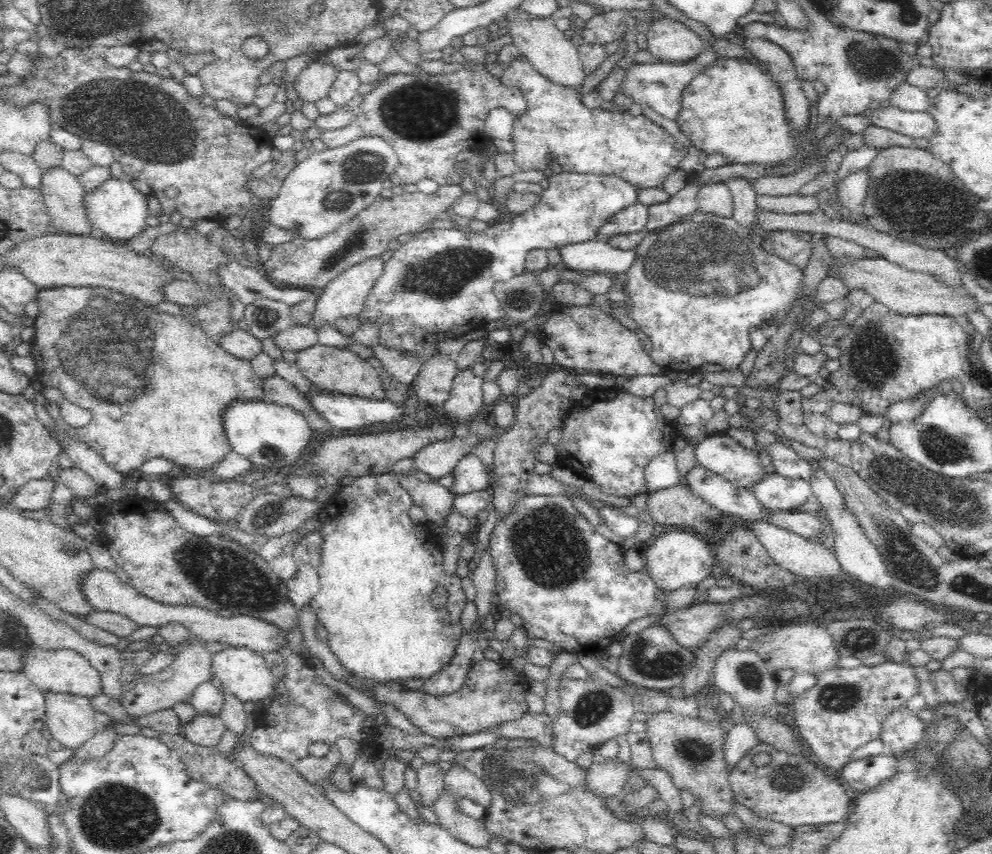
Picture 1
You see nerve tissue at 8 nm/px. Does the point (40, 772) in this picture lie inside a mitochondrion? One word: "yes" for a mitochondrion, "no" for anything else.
yes

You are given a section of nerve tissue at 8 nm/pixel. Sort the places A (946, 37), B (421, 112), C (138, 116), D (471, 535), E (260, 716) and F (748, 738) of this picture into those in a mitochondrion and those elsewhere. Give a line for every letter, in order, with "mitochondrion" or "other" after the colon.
A: other
B: mitochondrion
C: mitochondrion
D: other
E: other
F: other

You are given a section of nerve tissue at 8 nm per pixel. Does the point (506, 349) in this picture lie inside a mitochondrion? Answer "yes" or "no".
no

